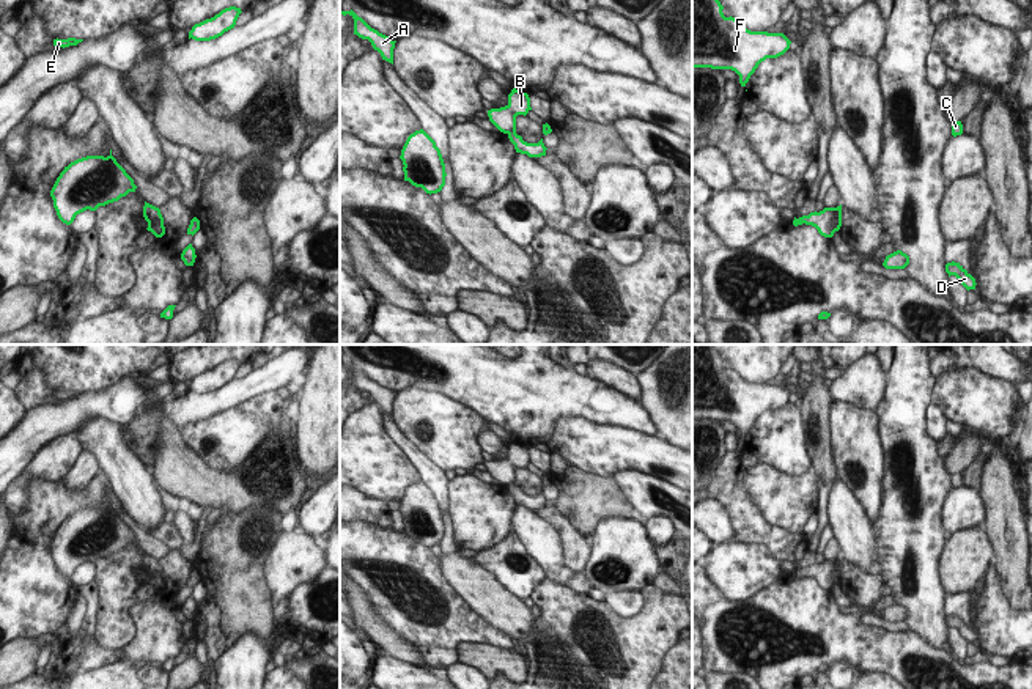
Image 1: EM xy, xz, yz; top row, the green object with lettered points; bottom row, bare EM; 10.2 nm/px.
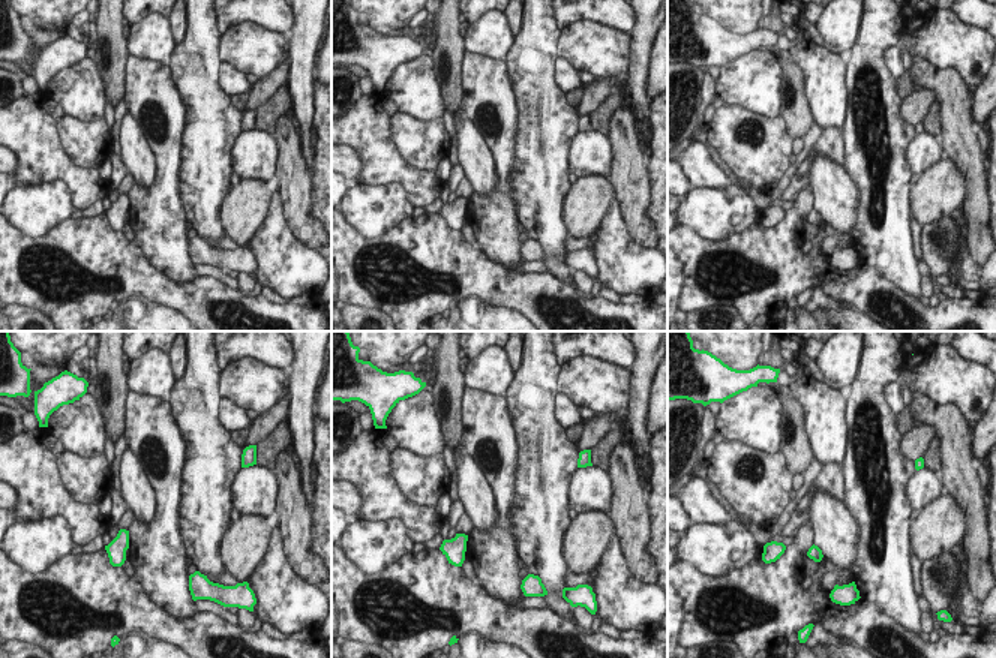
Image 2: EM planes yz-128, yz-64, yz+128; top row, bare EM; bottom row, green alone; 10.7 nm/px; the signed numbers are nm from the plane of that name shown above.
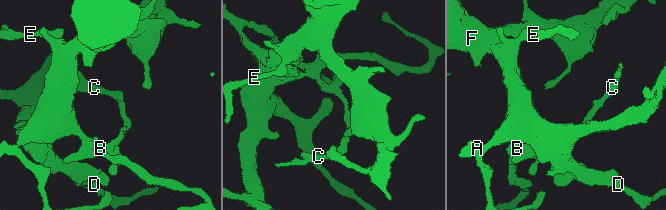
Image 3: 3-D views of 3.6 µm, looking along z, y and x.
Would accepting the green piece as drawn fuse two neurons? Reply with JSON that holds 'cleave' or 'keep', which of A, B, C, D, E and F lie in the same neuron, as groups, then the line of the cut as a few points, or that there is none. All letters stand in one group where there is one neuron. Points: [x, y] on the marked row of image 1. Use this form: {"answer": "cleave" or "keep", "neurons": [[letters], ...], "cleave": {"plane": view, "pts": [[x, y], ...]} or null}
{"answer": "cleave", "neurons": [["A", "B", "D", "E", "F"], ["C"]], "cleave": {"plane": "yz", "pts": [[836, 208], [836, 216], [831, 221], [834, 232]]}}

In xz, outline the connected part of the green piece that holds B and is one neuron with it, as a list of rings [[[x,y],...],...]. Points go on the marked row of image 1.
[[[516,87],[508,94],[508,104],[500,109],[488,110],[489,121],[503,134],[516,132],[516,116],[527,115],[532,110],[530,98]]]

